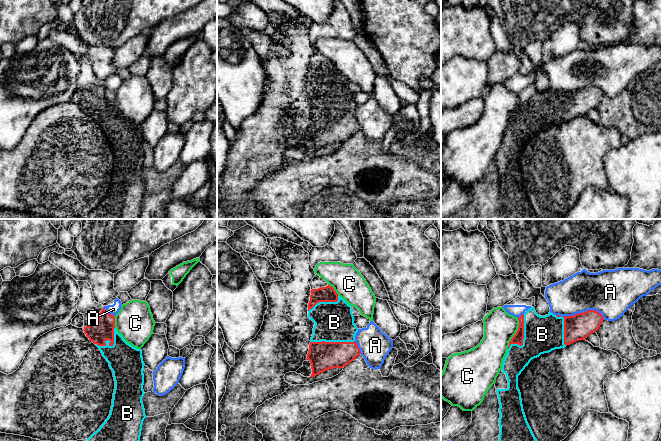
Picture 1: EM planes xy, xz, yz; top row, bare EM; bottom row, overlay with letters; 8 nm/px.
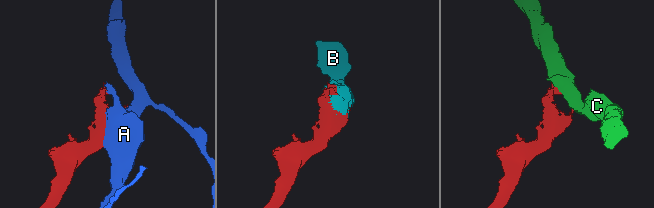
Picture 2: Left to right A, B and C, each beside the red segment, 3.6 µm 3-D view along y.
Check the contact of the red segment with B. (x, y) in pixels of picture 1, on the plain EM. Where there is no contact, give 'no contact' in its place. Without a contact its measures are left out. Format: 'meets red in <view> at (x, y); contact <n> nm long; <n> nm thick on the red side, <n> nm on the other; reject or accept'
meets red in yz at (523, 113); contact 320 nm long; 80 nm thick on the red side, 300 nm on the other; accept

